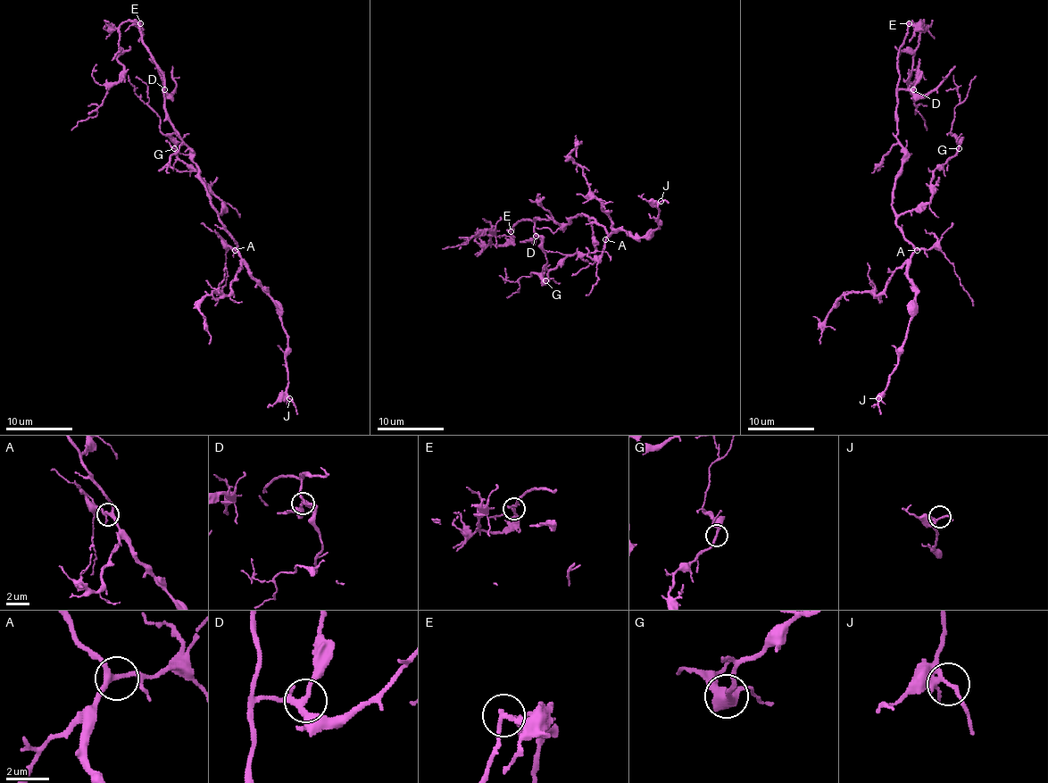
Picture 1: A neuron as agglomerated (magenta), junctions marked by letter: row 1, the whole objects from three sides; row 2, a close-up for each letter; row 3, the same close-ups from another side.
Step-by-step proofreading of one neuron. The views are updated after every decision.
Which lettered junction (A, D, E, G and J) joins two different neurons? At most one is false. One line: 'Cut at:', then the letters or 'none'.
Cut at: none

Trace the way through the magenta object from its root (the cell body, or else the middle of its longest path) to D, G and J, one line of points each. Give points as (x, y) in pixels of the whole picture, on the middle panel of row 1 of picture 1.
D: (561, 226), (552, 219), (536, 219), (536, 236)
G: (561, 226), (577, 214), (584, 214), (590, 220), (595, 249), (587, 254), (569, 254), (549, 272), (545, 280)
J: (561, 226), (586, 214), (609, 236), (624, 229), (632, 237), (647, 237), (659, 228), (661, 201)

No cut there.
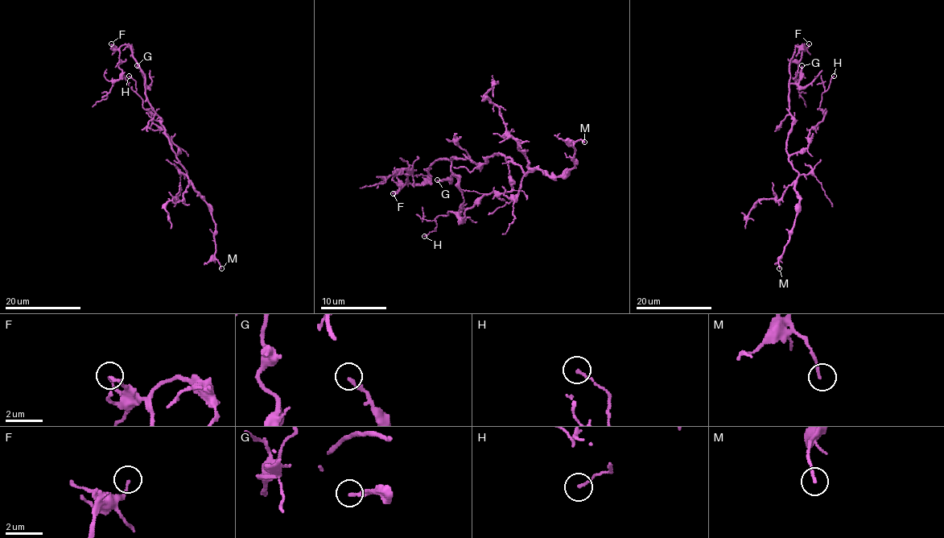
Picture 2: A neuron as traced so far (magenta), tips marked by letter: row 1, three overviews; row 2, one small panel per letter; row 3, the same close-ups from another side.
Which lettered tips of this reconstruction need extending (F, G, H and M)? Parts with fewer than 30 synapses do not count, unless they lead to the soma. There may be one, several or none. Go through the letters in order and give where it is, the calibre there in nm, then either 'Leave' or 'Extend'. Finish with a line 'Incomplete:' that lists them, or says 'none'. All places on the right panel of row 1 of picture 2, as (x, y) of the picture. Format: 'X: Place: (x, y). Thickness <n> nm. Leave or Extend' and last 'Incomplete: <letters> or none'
F: Place: (809, 43). Thickness 120 nm. Leave
G: Place: (801, 65). Thickness 190 nm. Leave
H: Place: (834, 76). Thickness 130 nm. Leave
M: Place: (779, 268). Thickness 120 nm. Leave
Incomplete: none

